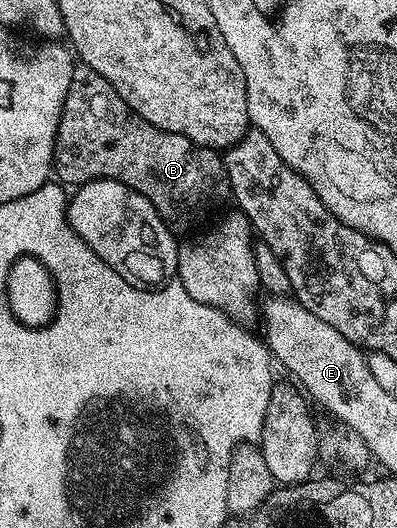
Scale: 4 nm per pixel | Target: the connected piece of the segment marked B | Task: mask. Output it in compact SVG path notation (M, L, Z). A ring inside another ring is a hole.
M79 64L76 65L73 72L73 80L69 80L69 92L65 96L65 104L61 112L61 120L57 128L57 136L55 137L55 156L53 159L53 174L56 179L64 187L78 188L84 186L87 182L92 182L98 178L105 180L117 180L121 184L125 184L129 188L133 188L137 192L141 192L141 196L145 196L145 200L149 200L149 204L153 204L153 208L157 208L157 212L161 216L161 220L171 229L172 234L176 236L187 236L192 233L190 231L194 226L199 226L223 201L228 201L229 187L227 185L227 173L225 172L225 164L221 157L220 151L211 150L207 146L198 146L193 140L189 140L180 134L173 132L165 132L161 128L157 128L153 124L149 124L141 116L137 116L137 112L133 112L129 108L129 104L125 104L125 100L121 100L121 96L117 96L117 92L113 88L113 84L109 84L109 80L105 80L105 76L101 76L97 72L93 72L93 68Z

